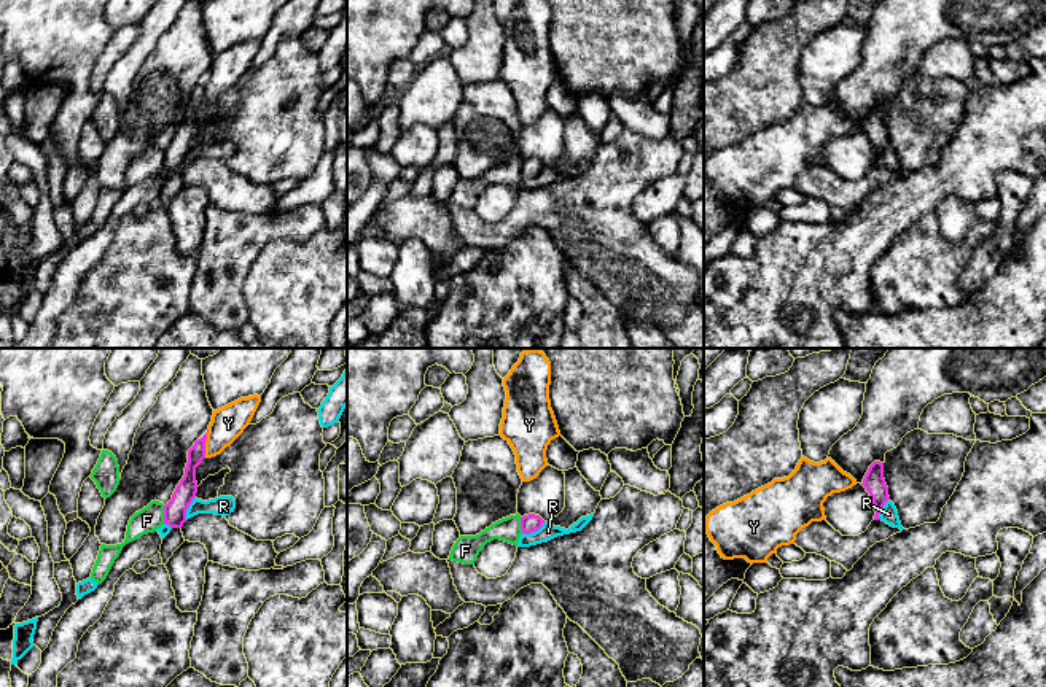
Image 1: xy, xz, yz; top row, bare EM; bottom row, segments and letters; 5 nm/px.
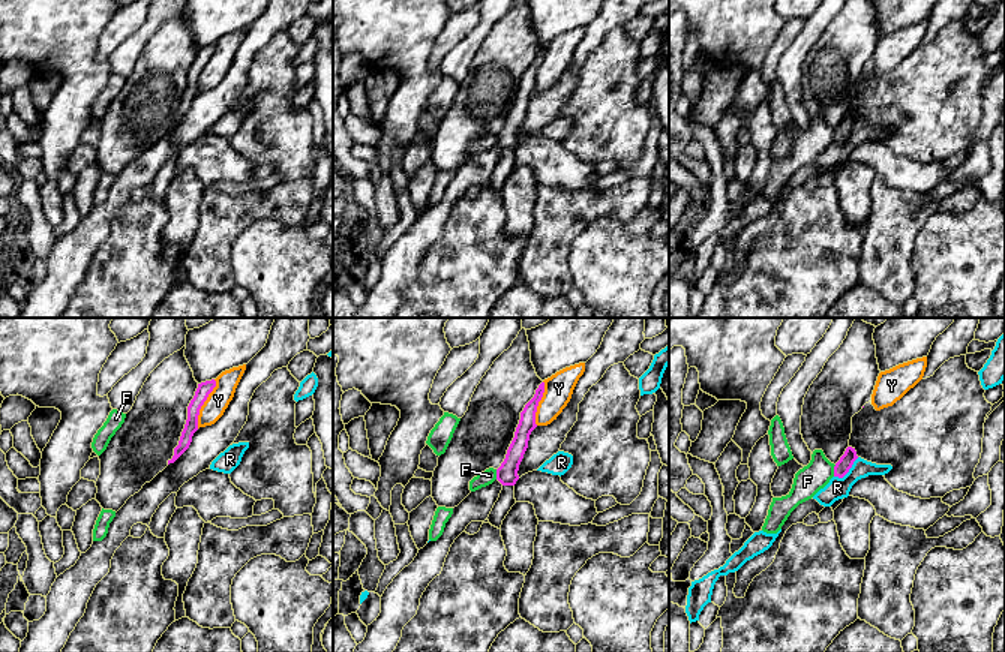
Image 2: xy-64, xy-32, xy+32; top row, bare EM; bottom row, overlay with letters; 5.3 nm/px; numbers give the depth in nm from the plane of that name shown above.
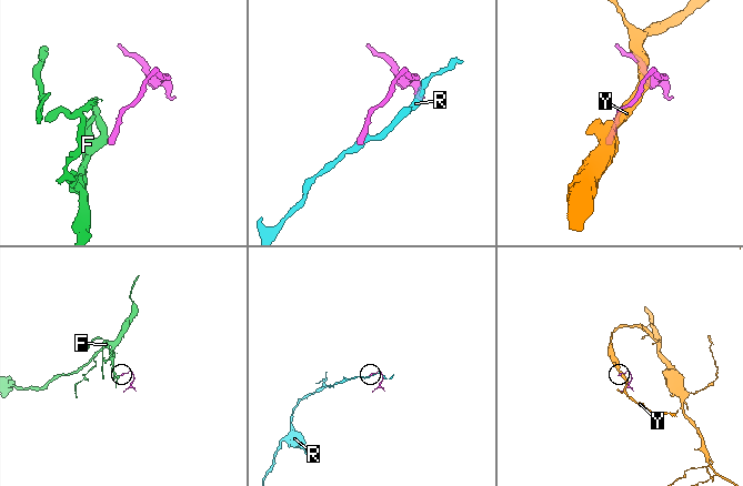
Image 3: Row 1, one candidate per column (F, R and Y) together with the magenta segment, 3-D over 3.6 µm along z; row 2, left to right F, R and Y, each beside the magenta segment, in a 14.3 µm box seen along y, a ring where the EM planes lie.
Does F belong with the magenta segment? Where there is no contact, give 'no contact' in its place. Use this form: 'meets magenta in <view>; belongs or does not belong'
meets magenta in xy; does not belong

